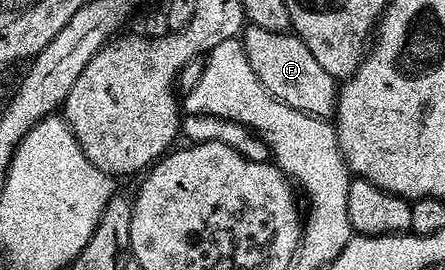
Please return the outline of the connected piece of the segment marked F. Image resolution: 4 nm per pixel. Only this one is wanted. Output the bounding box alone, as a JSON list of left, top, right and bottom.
[240,25,338,118]

